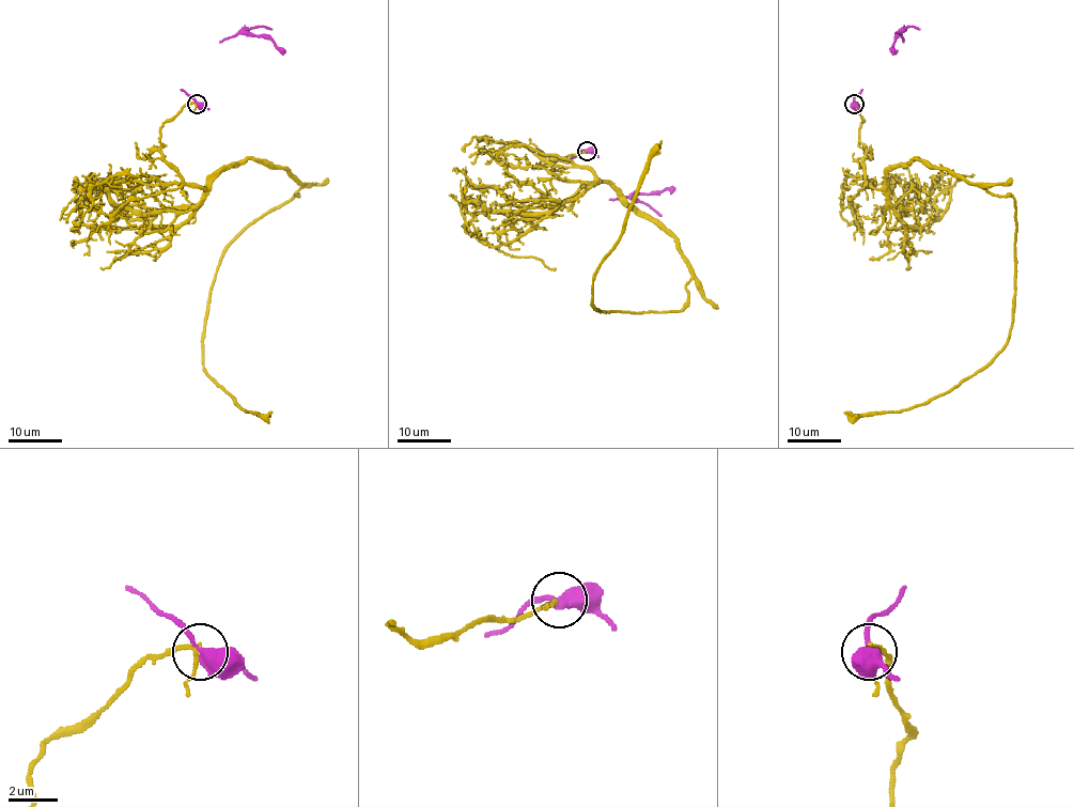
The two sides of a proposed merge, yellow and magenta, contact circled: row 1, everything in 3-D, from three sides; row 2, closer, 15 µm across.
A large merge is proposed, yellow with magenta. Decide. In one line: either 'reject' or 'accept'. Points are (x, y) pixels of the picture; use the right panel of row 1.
reject

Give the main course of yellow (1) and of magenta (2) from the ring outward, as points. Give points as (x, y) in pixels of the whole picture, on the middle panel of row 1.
1: (586, 151), (549, 161), (585, 166), (671, 234), (690, 272), (679, 311), (592, 303), (592, 275), (662, 140)
2: (586, 151), (571, 158), (609, 199), (674, 189)

